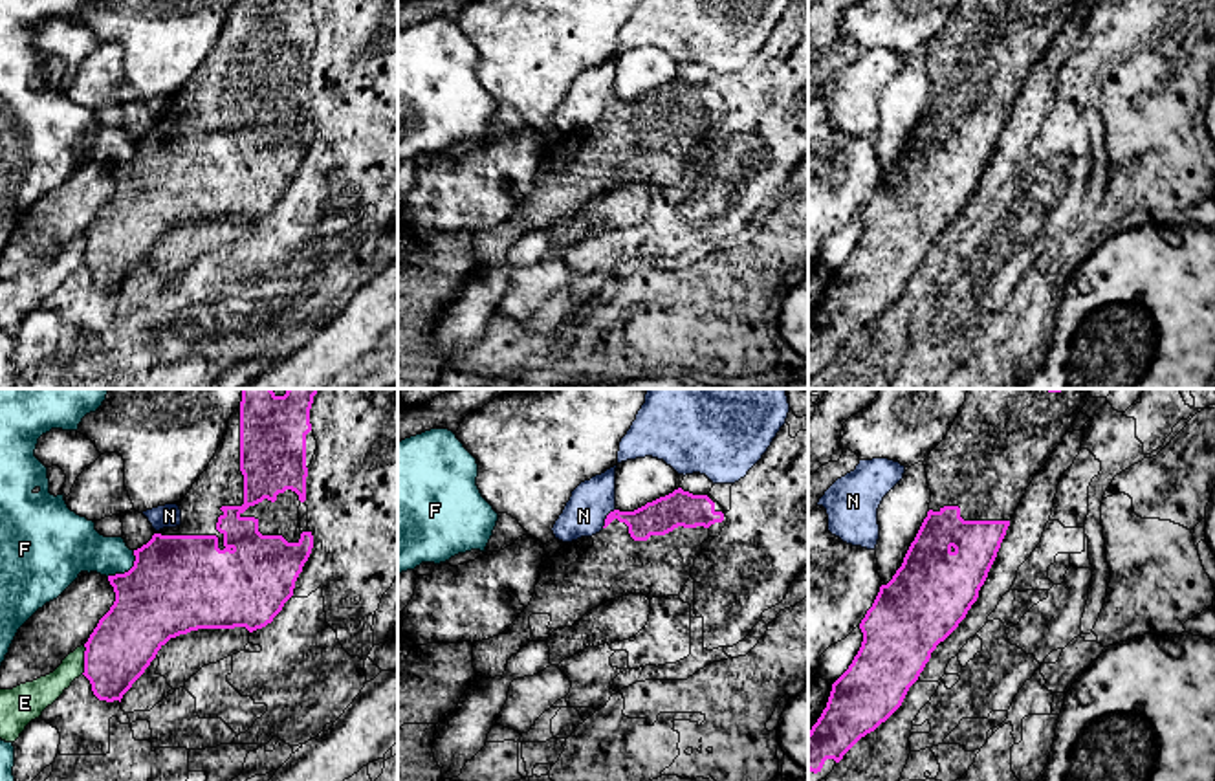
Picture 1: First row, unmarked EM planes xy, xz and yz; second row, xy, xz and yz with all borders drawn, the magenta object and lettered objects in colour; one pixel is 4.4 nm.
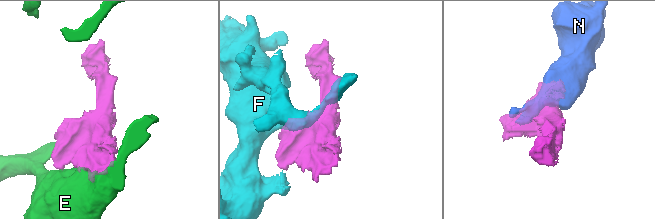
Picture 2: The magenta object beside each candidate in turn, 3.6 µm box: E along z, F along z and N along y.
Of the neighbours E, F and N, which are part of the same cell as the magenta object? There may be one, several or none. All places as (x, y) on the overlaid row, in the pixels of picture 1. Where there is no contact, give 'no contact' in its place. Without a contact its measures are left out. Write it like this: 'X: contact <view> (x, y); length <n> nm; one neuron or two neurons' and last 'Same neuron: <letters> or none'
E: contact xy (85, 660); length 130 nm; two neurons
F: contact xy (129, 571); length 170 nm; two neurons
N: contact xz (607, 517); length 110 nm; two neurons
Same neuron: none

